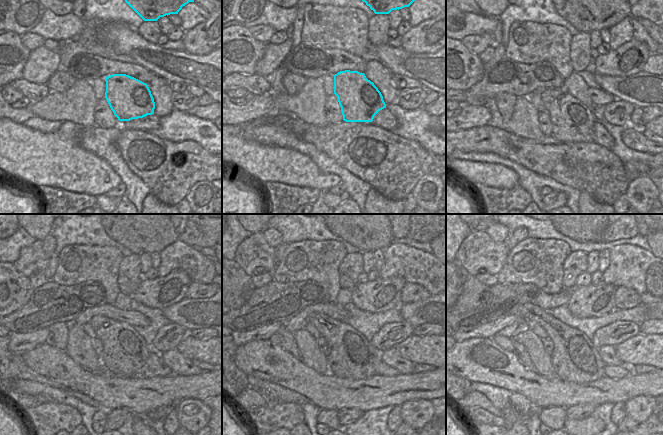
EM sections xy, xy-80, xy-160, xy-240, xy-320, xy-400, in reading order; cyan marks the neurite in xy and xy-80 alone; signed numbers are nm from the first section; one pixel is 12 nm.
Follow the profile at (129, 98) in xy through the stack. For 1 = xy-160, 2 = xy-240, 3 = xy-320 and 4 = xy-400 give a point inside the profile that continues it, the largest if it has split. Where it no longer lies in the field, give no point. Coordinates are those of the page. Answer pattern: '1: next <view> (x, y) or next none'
1: next xy-160 (572, 121)
2: next xy-240 (125, 353)
3: next xy-320 (350, 355)
4: next xy-400 (574, 358)

